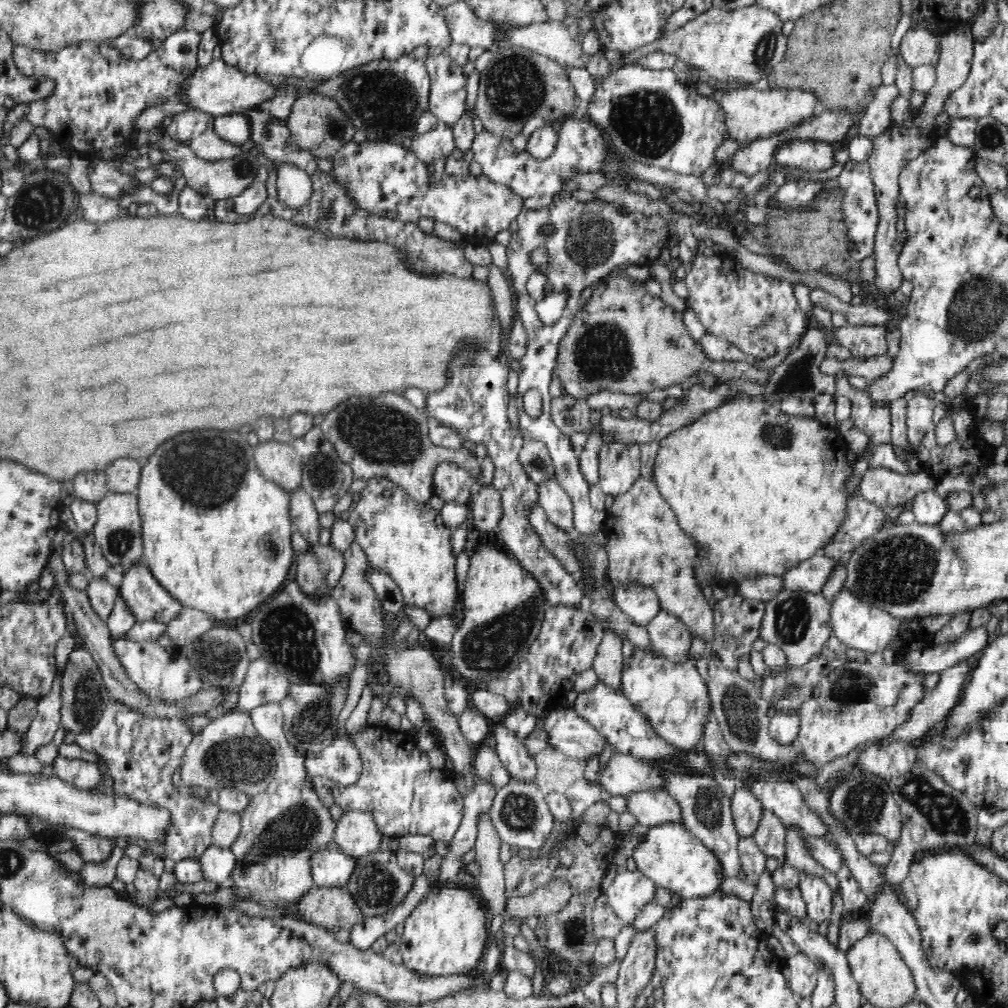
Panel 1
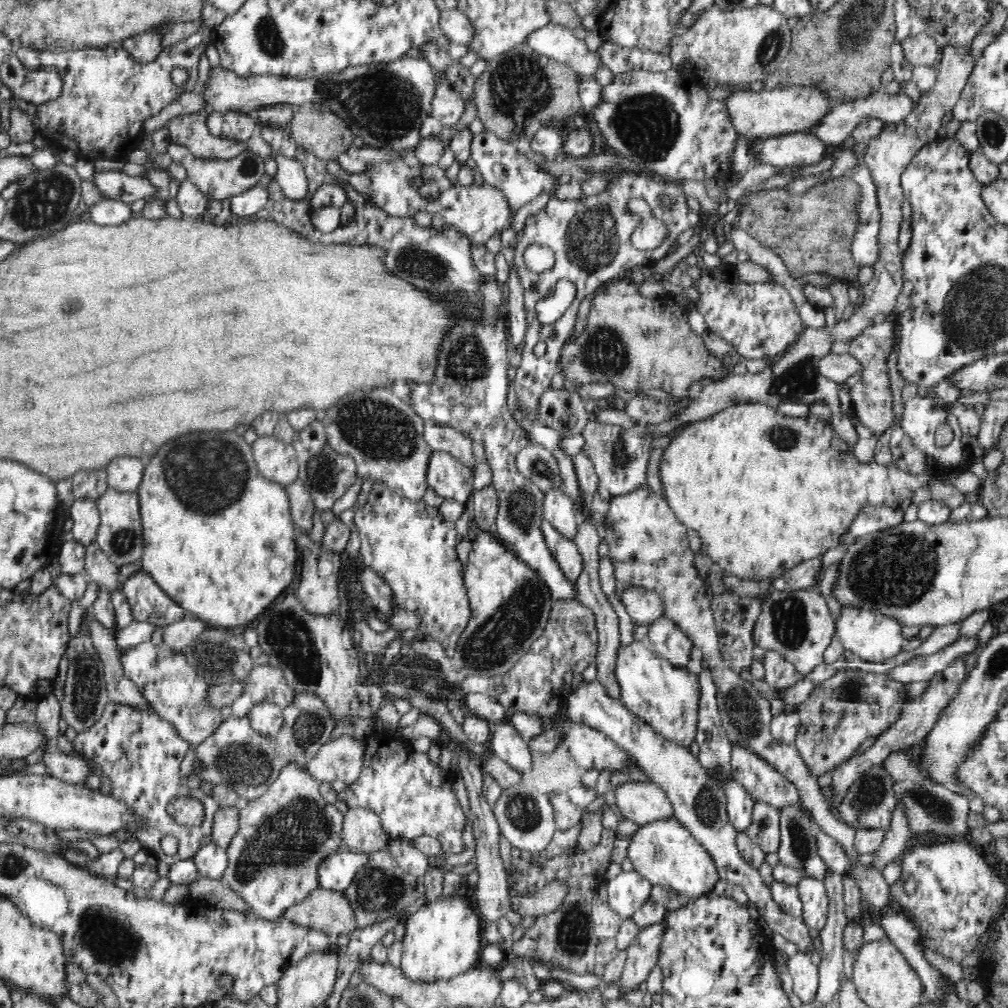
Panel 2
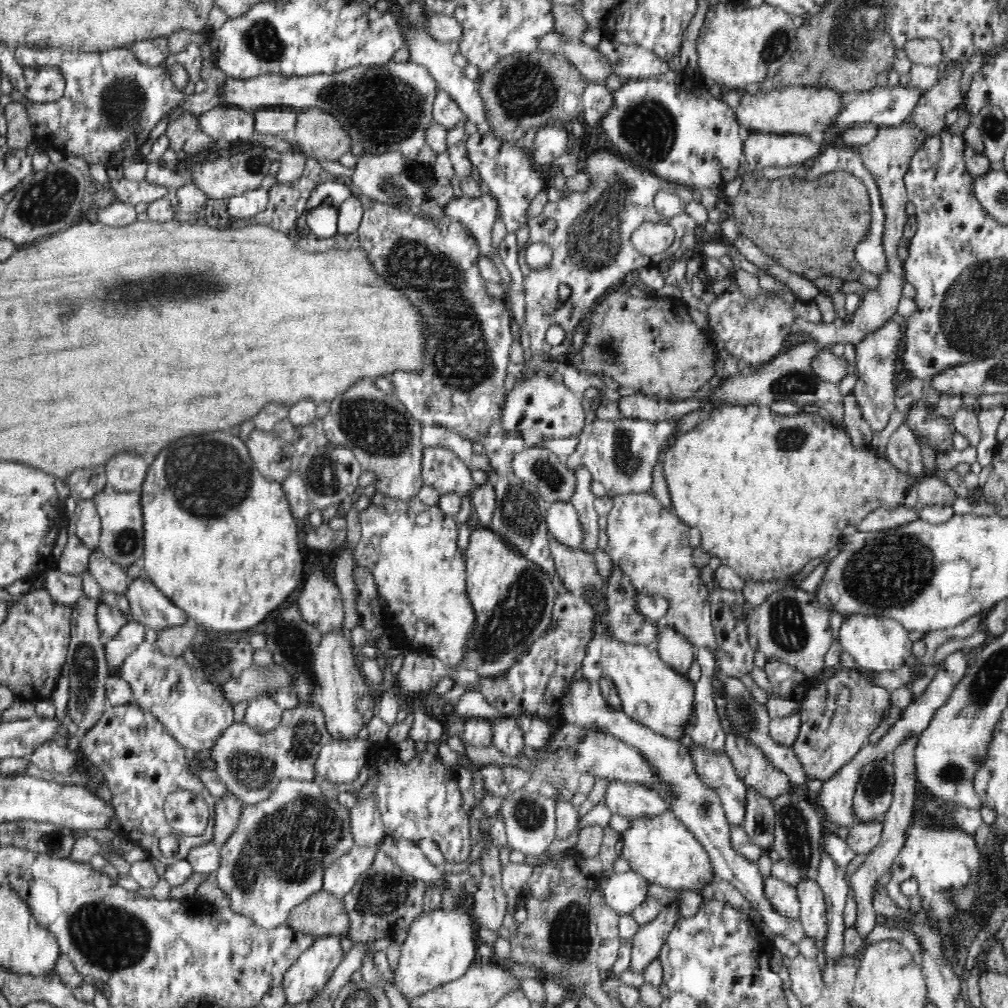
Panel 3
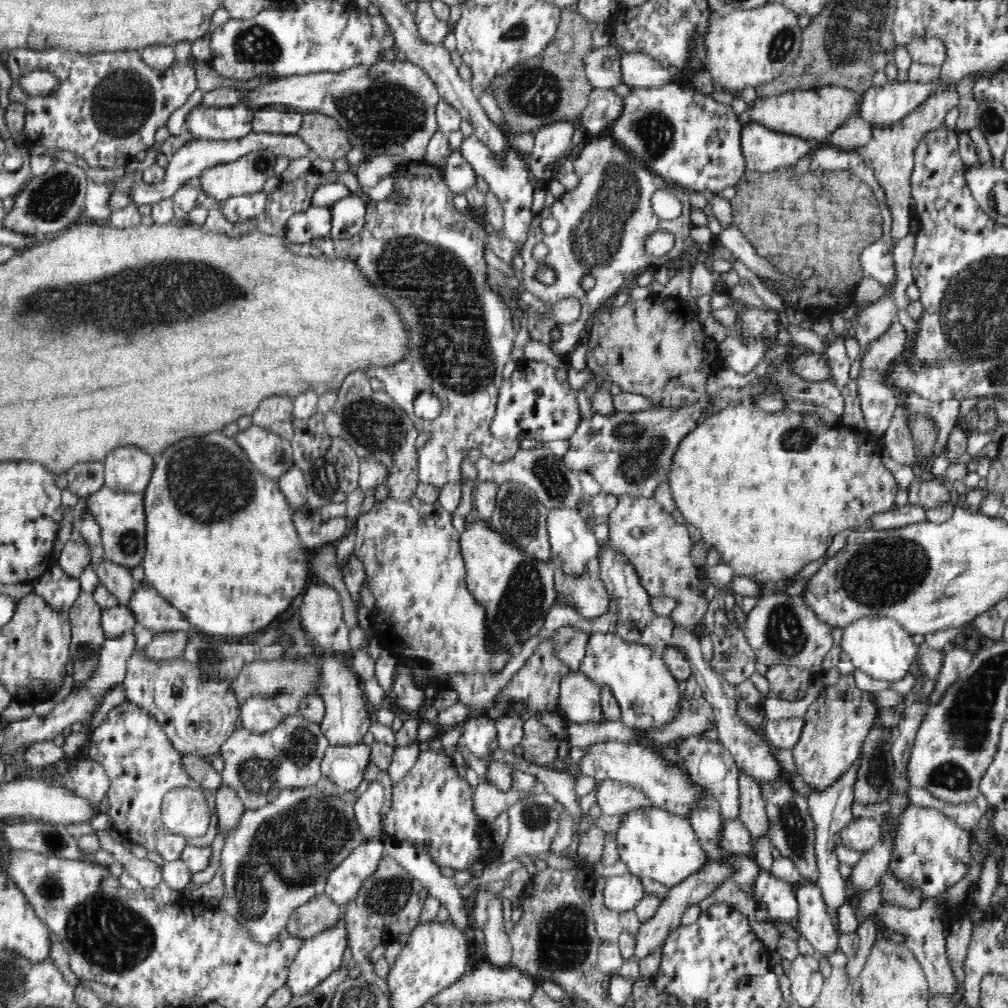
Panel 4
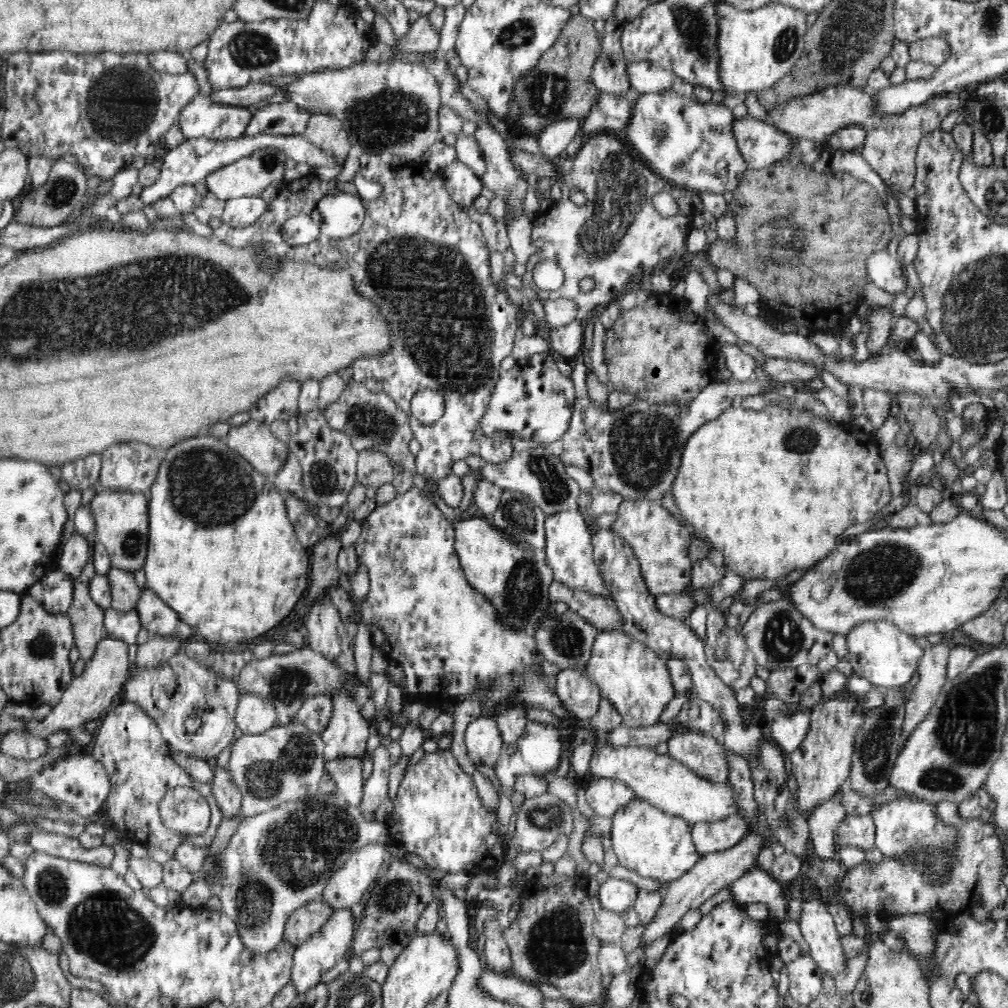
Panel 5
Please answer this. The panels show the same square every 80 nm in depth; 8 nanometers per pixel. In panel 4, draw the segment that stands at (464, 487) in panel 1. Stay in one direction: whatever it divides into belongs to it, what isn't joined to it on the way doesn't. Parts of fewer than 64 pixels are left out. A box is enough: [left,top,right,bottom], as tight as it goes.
[289,162,519,488]

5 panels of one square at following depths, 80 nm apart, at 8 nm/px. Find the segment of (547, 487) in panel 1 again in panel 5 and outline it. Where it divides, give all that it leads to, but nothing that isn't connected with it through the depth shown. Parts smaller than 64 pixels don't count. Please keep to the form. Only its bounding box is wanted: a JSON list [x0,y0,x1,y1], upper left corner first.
[544,510,610,595]

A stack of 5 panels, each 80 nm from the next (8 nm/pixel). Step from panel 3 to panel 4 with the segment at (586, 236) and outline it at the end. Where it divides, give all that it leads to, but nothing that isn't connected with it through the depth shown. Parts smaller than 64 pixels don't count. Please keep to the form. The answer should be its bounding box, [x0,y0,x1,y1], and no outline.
[520,133,692,358]

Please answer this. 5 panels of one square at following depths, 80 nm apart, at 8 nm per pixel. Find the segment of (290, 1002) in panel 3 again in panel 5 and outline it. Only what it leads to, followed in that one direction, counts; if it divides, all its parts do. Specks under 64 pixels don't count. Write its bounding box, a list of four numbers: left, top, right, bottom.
[290,909,354,995]

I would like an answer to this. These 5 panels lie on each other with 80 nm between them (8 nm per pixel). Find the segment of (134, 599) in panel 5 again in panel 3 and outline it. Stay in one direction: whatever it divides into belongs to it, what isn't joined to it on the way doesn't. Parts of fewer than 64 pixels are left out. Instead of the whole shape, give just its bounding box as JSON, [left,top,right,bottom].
[87,547,128,594]

